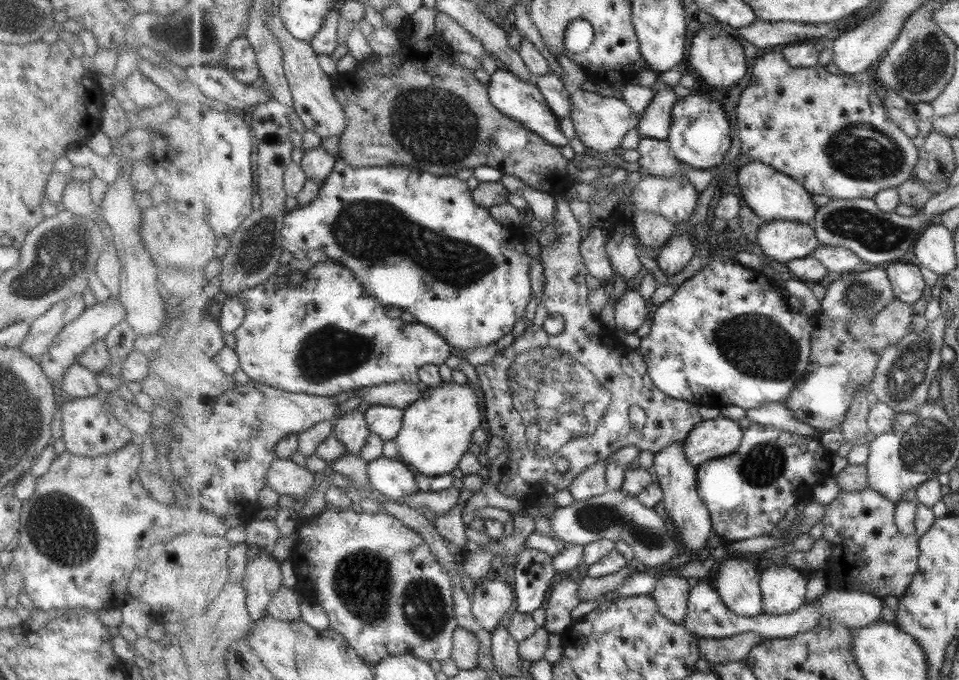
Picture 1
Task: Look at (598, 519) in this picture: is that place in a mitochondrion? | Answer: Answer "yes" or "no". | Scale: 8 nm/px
yes

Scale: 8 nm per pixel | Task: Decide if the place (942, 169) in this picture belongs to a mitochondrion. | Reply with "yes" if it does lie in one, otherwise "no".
no

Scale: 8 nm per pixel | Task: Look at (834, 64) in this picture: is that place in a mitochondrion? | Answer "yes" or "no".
no

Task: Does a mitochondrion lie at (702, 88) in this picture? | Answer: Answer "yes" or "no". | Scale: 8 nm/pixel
no

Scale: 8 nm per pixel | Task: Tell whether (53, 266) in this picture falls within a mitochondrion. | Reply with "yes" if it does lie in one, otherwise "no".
yes

